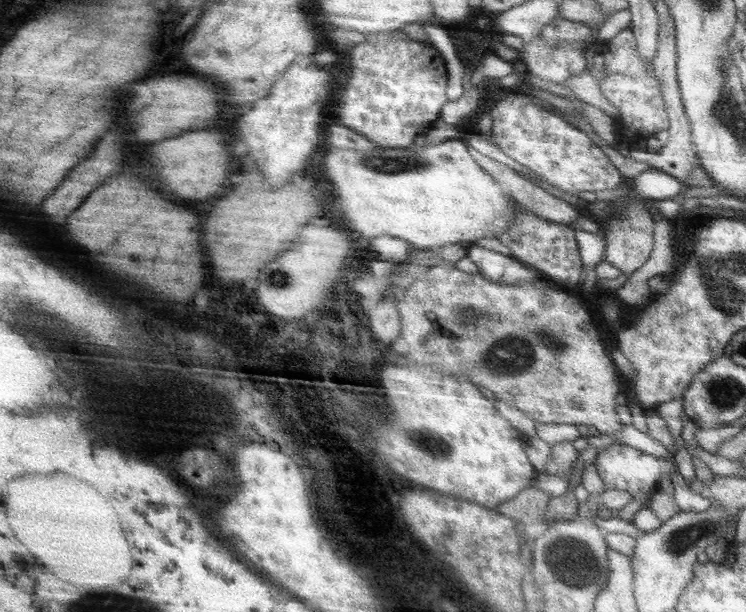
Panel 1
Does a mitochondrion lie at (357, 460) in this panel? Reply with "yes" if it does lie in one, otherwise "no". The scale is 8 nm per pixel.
no

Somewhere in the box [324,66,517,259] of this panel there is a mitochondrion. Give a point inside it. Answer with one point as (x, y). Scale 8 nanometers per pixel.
(409, 160)

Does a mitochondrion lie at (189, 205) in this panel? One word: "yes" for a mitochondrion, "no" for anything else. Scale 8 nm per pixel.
no

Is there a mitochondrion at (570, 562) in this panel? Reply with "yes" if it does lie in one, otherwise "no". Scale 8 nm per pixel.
yes

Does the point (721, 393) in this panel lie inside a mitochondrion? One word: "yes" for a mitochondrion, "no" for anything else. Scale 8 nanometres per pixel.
yes

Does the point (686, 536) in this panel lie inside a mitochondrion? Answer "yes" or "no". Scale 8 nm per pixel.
yes

